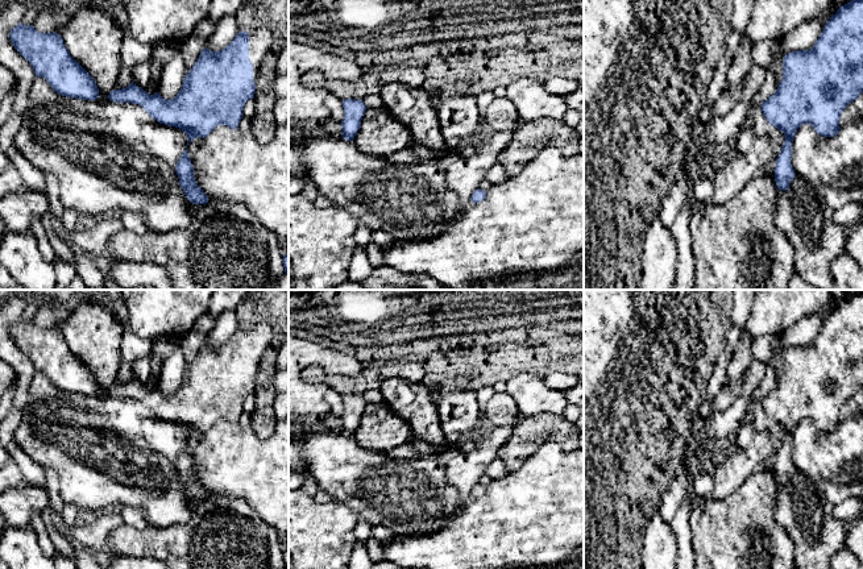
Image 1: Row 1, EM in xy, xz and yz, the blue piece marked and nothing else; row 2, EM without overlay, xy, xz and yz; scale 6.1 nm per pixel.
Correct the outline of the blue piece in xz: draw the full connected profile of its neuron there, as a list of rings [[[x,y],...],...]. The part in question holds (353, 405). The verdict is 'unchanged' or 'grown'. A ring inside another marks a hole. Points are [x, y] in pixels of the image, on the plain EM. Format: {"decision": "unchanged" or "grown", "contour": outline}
{"decision": "unchanged", "contour": [[[345,394],[343,395],[343,403],[344,414],[341,415],[341,431],[347,436],[352,436],[361,421],[361,415],[366,406],[366,402],[362,395]]]}

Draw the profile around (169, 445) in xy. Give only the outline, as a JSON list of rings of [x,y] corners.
[[[158,418],[145,424],[145,436],[152,448],[175,464],[188,433],[182,424]]]

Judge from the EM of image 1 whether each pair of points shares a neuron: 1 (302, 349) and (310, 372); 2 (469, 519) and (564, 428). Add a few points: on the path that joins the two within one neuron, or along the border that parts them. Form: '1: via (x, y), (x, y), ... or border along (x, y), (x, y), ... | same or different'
1: border along (302, 369), (320, 365), (328, 373), (337, 373) | different
2: border along (569, 452), (556, 443), (544, 441), (526, 459) | different

